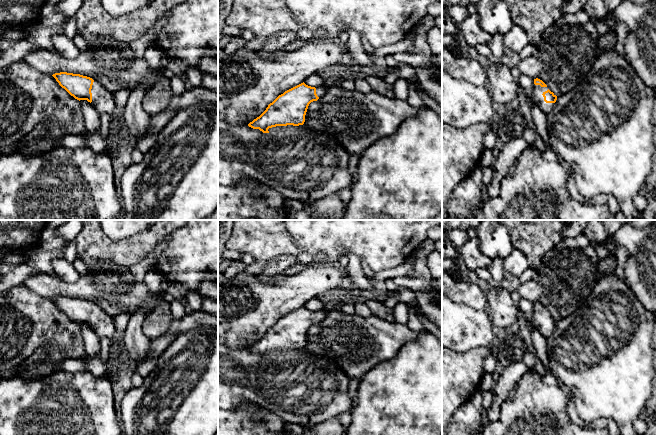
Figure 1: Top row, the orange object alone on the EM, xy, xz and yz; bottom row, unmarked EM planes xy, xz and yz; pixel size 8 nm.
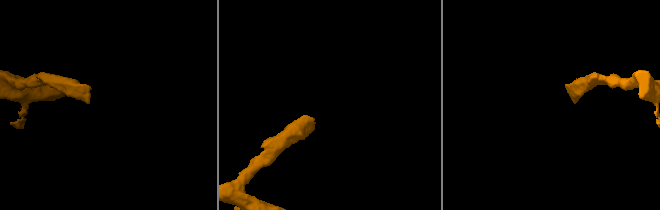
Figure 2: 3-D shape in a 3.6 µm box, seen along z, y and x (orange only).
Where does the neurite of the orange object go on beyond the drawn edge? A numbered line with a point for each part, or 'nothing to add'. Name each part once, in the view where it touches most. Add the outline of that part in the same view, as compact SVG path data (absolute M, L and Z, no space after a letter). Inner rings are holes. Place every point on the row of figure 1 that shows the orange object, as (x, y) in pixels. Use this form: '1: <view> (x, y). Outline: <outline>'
1: yz (538, 98). Outline: M540 85L533 86L533 100L545 113L549 113L552 111L555 103L546 103L544 101L543 93L547 91L547 87L541 87Z

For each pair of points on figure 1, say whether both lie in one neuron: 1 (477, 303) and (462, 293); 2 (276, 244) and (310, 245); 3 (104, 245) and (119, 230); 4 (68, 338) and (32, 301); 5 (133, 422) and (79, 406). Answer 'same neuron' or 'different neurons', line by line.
1: same neuron
2: different neurons
3: different neurons
4: same neuron
5: different neurons

